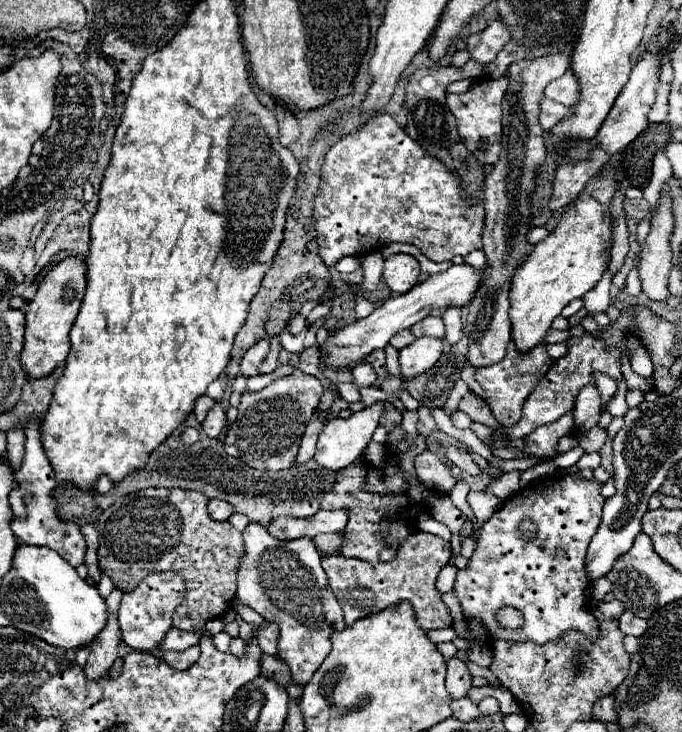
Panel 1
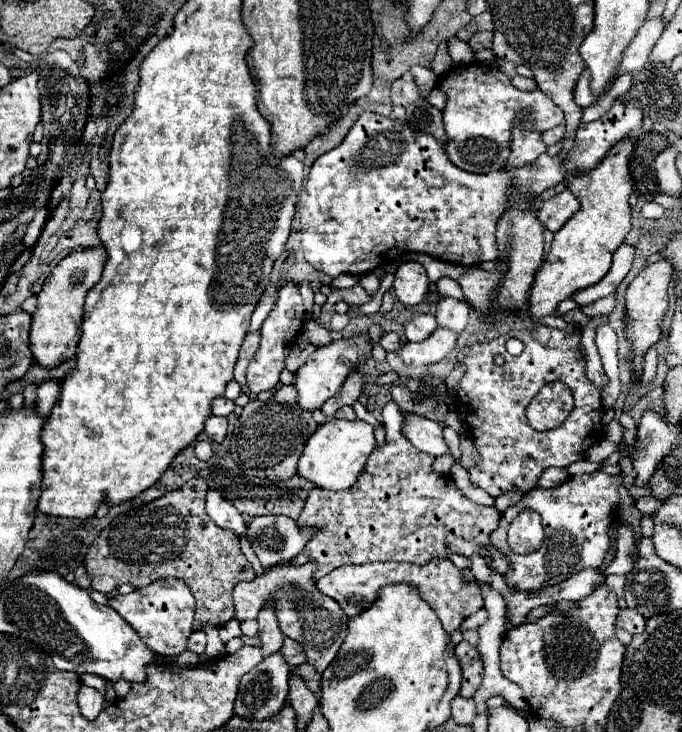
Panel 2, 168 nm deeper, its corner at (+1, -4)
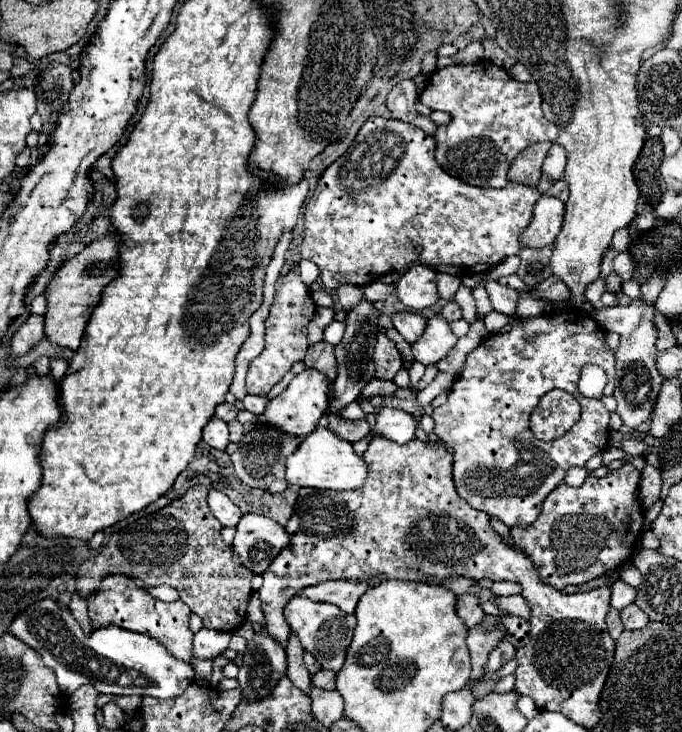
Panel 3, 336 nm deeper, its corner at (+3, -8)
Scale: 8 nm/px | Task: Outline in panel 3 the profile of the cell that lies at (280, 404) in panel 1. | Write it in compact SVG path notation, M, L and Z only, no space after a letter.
M246 427L240 439L240 447L232 453L234 471L240 477L240 481L248 487L266 489L270 493L282 493L288 487L284 477L284 463L298 449L298 443L300 443L298 437L290 437L286 433L280 433L278 429Z

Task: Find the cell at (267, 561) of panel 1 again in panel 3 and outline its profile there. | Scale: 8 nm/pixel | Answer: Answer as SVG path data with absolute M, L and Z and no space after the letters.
M292 597L286 605L286 621L290 623L292 633L300 639L302 647L316 657L316 661L322 665L322 669L338 673L342 669L344 659L346 659L346 649L350 647L352 641L352 631L356 627L356 617L342 613L332 603L314 603L306 597Z

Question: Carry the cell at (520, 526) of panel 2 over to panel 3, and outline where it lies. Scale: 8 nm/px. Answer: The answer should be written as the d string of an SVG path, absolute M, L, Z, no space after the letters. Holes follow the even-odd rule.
M552 311L538 317L526 317L512 327L506 335L490 335L484 339L466 359L466 365L458 379L454 381L448 403L436 407L432 413L434 433L438 439L454 449L454 487L456 493L468 501L474 509L484 511L486 515L500 519L508 527L528 527L536 521L542 501L554 491L566 471L574 465L584 467L584 463L600 453L608 445L608 421L610 411L604 407L602 399L588 399L578 391L580 369L586 363L594 363L604 367L608 375L608 383L604 387L604 395L612 395L614 391L614 351L606 349L606 331L602 325L594 321L586 311ZM552 389L564 389L572 393L582 405L582 417L578 423L566 431L556 441L538 441L530 431L530 415L542 395Z

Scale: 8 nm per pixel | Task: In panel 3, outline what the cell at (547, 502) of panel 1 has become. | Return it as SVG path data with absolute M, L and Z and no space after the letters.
M624 463L618 471L612 471L602 479L588 475L584 485L580 485L578 489L570 485L560 485L558 489L554 489L554 493L548 495L538 515L538 521L534 521L530 529L512 527L514 547L524 551L534 561L540 577L556 589L564 589L568 585L582 585L602 577L606 571L618 569L620 565L632 559L636 541L642 533L644 511L638 501L640 481L642 481L642 473L632 463Z

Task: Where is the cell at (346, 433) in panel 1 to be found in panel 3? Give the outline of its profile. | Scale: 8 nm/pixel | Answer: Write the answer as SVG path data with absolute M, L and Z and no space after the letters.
M316 429L300 439L294 455L286 461L286 481L298 487L314 489L358 489L366 479L368 467L362 457L358 457L350 443L338 439L328 429Z

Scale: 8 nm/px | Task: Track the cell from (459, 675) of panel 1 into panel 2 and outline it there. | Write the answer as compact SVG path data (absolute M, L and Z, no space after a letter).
M464 641L460 645L456 645L454 653L456 653L456 659L458 659L460 667L462 667L462 687L460 687L460 695L462 697L472 697L474 691L478 689L480 681L482 681L482 675L484 675L480 655L478 655L478 651L474 647L470 647Z

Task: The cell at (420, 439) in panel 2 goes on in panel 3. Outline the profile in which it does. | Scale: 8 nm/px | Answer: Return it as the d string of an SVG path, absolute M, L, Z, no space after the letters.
M380 407L376 415L376 423L370 429L370 435L372 437L380 435L380 437L386 437L390 441L404 445L410 439L414 439L414 431L416 431L416 423L410 413L404 413L392 407Z

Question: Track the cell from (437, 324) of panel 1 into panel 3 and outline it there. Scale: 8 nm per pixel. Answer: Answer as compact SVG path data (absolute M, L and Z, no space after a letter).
M396 311L392 315L392 325L408 343L414 343L424 333L426 319L416 311Z

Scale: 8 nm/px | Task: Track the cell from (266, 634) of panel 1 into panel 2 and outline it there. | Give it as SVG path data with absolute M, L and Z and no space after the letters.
M284 639L284 645L282 645L282 649L280 649L280 653L282 653L282 657L288 661L288 665L290 667L294 667L294 665L300 665L300 663L304 663L304 651L302 651L302 647L296 643L296 641L292 641L292 639Z

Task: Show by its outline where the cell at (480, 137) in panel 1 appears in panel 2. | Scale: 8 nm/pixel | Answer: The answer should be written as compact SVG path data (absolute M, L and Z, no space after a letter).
M470 63L456 67L440 81L440 89L448 97L442 111L448 135L446 153L454 165L470 173L490 173L506 165L510 155L510 129L514 127L518 109L530 109L534 127L540 131L546 131L564 121L562 109L546 93L520 91L502 71L490 65Z

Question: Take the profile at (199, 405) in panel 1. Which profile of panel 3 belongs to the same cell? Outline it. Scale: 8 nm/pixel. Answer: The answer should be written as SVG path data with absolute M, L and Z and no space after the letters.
M220 403L220 405L216 407L216 417L222 419L222 421L226 421L226 423L234 421L236 415L238 415L238 409L236 409L234 405L230 405L230 403Z

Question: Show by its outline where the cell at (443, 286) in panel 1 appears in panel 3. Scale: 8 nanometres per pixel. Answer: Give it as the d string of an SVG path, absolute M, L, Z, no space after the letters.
M306 369L300 375L296 375L278 397L270 399L270 403L266 405L266 411L258 417L256 425L276 427L278 431L290 433L294 437L306 437L308 433L312 433L316 429L318 419L326 413L326 409L328 409L326 377L322 373L318 373L316 369Z

